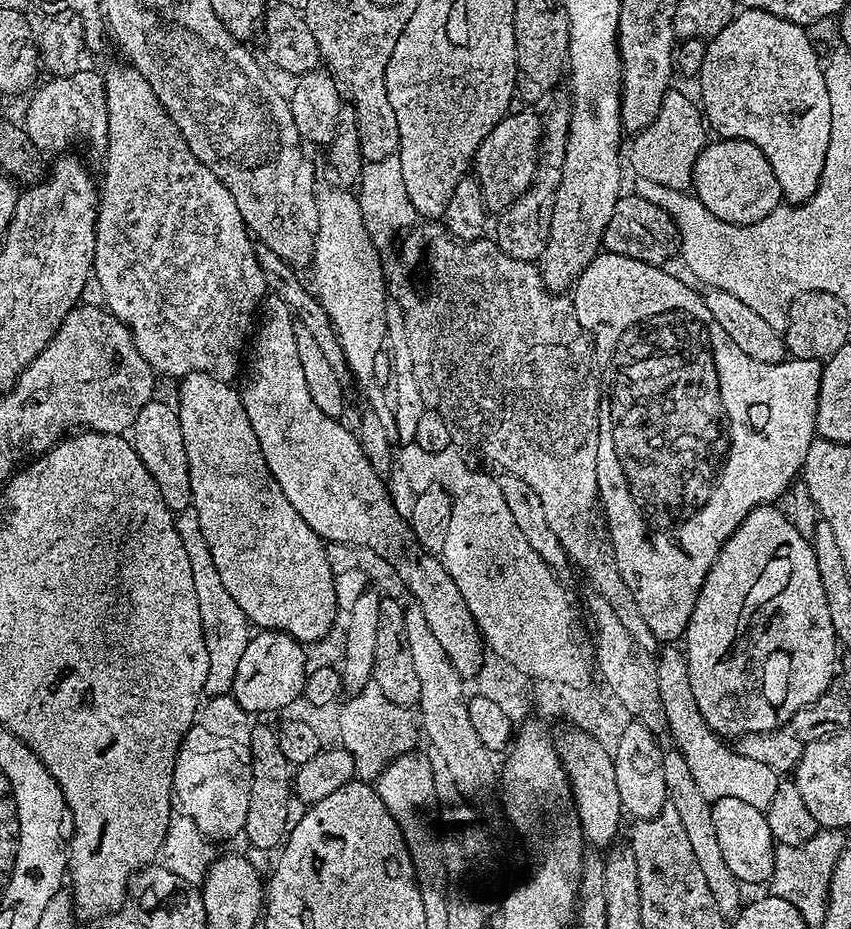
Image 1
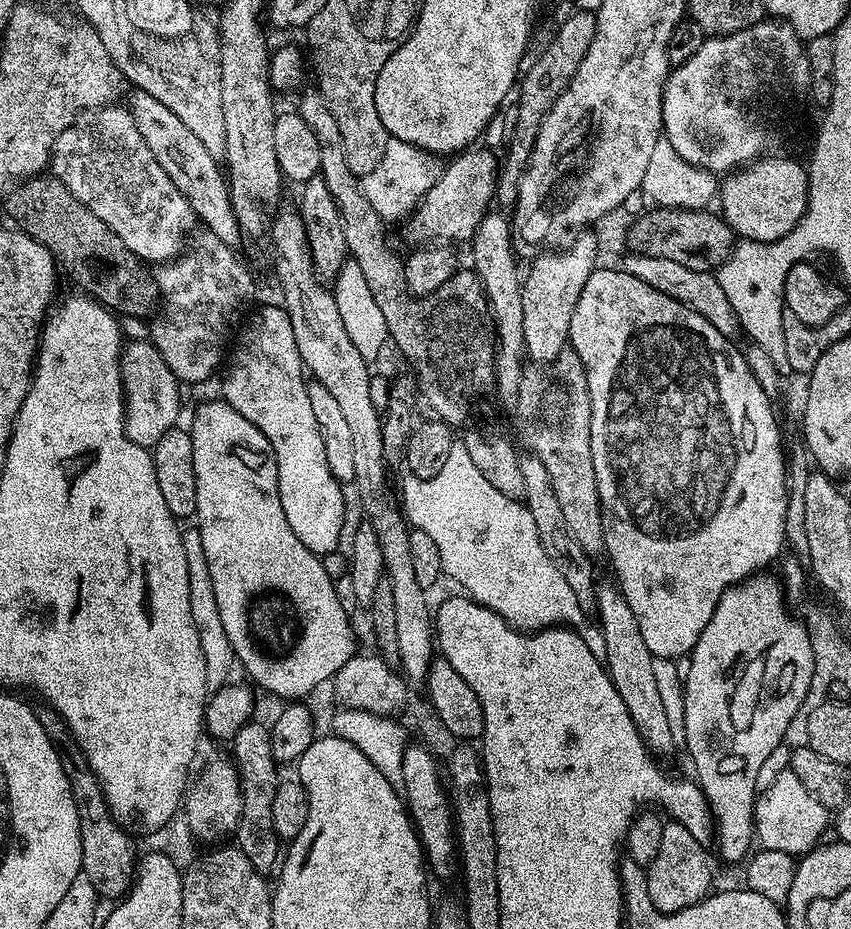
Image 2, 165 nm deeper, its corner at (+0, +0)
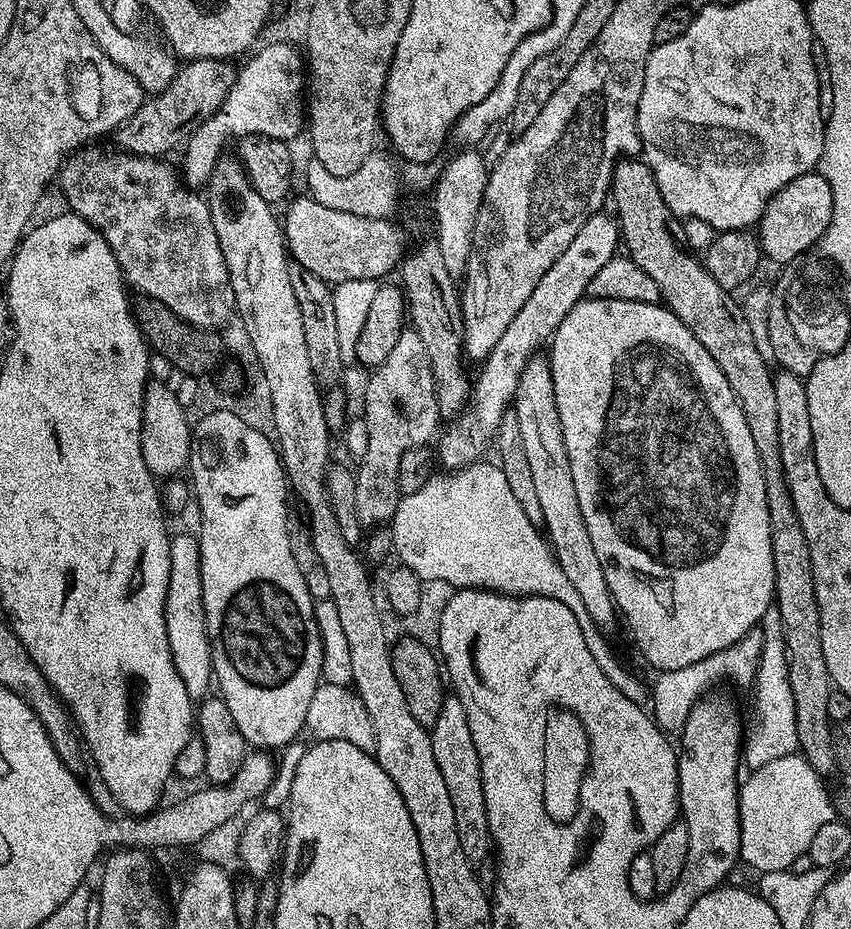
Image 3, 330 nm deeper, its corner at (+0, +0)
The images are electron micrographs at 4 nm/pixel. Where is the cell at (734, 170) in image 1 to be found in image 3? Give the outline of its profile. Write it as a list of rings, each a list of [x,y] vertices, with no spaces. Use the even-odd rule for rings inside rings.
[[[816,170],[794,178],[794,182],[782,186],[782,190],[770,198],[766,210],[760,216],[758,239],[761,253],[767,259],[769,256],[777,260],[780,266],[796,260],[819,245],[822,234],[826,234],[826,226],[830,226],[831,217],[830,182],[826,182],[826,178]]]

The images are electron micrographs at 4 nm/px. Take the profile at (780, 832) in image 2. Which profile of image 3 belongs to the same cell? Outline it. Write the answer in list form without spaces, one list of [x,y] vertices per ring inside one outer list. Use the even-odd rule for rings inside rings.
[[[793,754],[774,758],[774,762],[766,762],[766,766],[751,769],[743,777],[739,785],[740,791],[740,826],[741,826],[741,861],[752,868],[757,868],[757,873],[783,872],[791,869],[792,864],[799,856],[803,857],[810,846],[810,838],[826,826],[826,822],[834,819],[834,800],[824,789],[825,781],[810,766],[808,759],[802,754]]]

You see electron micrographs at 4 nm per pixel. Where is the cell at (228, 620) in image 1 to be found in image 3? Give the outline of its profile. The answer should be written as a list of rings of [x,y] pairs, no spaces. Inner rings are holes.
[[[195,535],[176,536],[170,539],[170,582],[164,603],[166,638],[170,642],[170,654],[178,670],[178,678],[186,686],[186,694],[200,692],[209,695],[214,684],[212,675],[212,647],[208,641],[208,627],[202,602],[202,558],[200,541]]]

